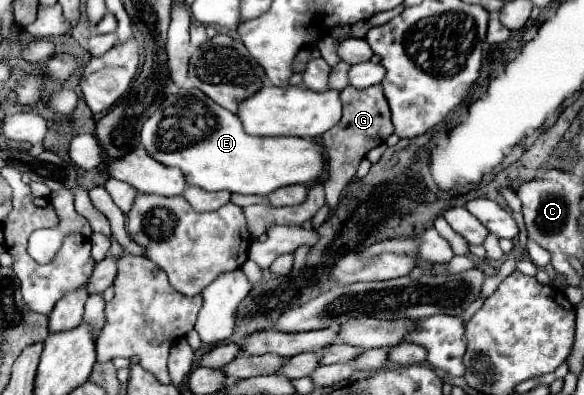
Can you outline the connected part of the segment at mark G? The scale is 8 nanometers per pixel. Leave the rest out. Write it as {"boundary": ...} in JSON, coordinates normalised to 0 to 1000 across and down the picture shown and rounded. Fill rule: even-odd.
{"boundary":[[[649,213],[622,223],[622,228],[594,218],[584,228],[584,258],[587,258],[584,309],[550,344],[553,370],[560,380],[560,425],[563,425],[563,451],[553,466],[560,506],[563,506],[563,537],[570,537],[570,527],[580,516],[584,481],[608,446],[611,420],[625,400],[625,390],[635,375],[656,365],[673,339],[666,268],[663,268],[663,253],[659,253]]]}

